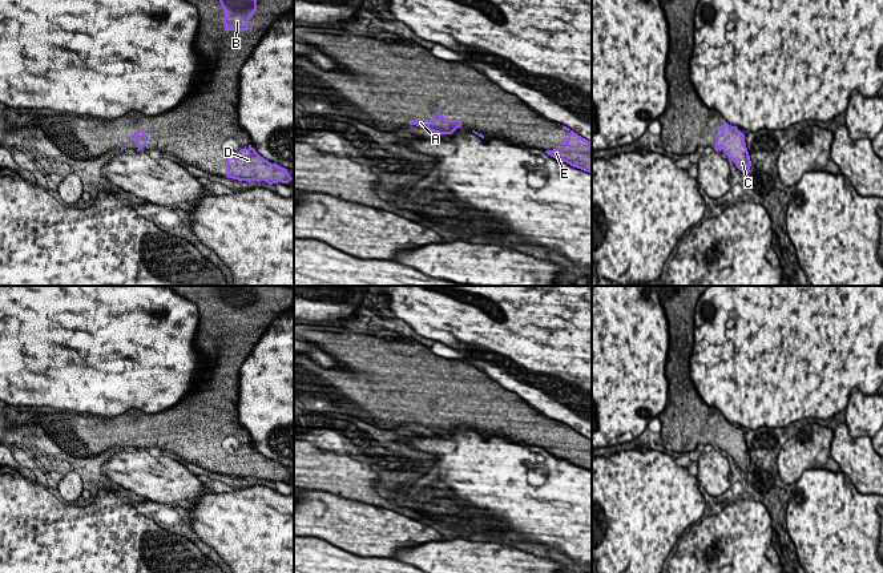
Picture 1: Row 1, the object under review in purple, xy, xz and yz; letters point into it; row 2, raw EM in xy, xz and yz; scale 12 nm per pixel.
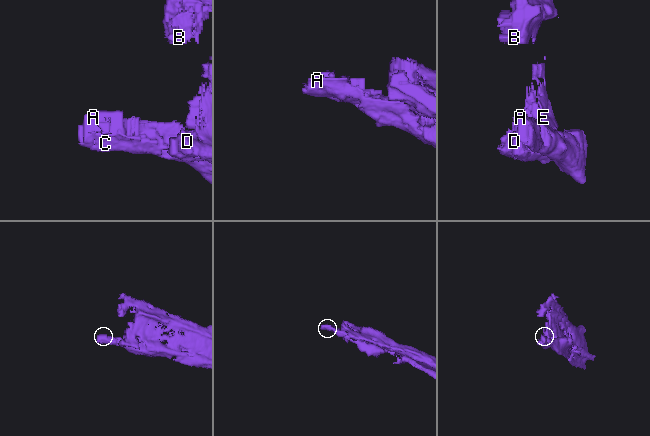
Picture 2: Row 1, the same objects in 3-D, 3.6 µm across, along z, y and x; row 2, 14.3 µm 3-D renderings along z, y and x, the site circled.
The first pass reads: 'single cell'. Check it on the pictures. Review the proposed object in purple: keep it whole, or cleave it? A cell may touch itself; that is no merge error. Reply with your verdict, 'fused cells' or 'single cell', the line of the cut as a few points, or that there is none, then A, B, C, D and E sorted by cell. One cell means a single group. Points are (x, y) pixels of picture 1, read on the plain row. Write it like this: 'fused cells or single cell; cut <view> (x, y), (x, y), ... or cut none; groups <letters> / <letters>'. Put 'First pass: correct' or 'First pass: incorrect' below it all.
single cell; cut none; groups A B C D E
First pass: correct

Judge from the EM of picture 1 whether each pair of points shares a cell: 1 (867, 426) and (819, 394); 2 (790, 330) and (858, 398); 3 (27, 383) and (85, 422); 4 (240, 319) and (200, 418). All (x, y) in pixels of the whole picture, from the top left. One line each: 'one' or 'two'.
1: two
2: two
3: two
4: one

